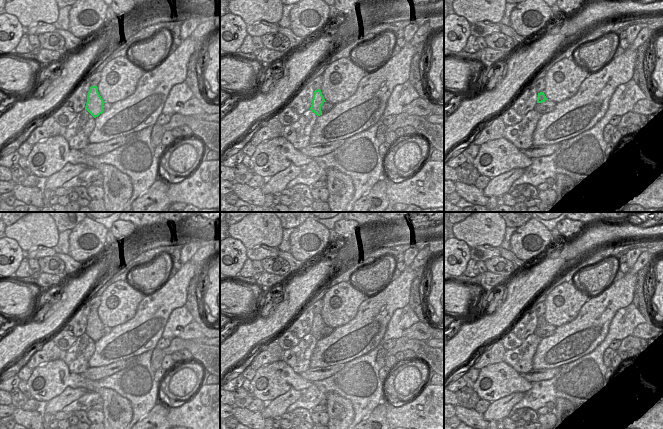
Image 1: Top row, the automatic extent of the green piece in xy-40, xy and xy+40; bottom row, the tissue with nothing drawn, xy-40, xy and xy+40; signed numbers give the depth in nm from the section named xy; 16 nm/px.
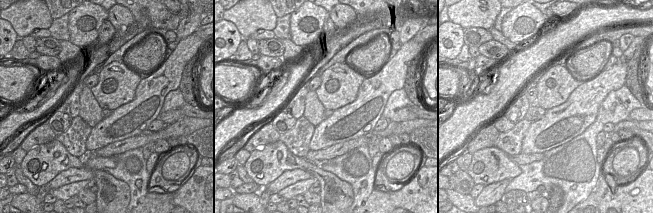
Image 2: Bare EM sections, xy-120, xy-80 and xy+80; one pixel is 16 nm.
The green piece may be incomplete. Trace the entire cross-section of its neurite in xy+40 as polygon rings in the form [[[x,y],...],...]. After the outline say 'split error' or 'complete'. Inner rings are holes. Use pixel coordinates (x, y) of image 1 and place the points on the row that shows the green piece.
[[[573,58],[553,62],[551,66],[544,77],[546,86],[543,92],[538,93],[537,103],[546,100],[559,103],[573,97],[589,75]]]; split error

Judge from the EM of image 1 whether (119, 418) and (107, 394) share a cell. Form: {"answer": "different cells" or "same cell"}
{"answer": "same cell"}

